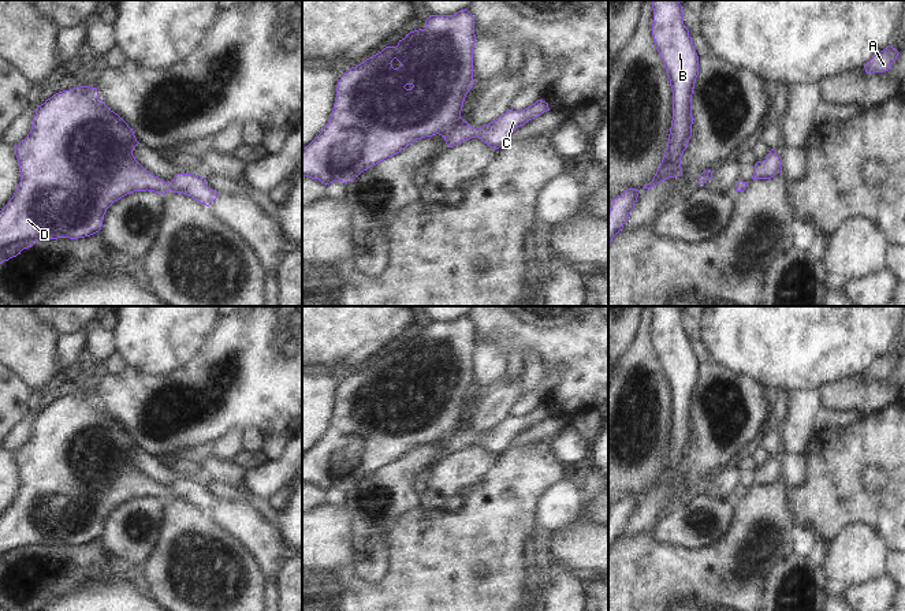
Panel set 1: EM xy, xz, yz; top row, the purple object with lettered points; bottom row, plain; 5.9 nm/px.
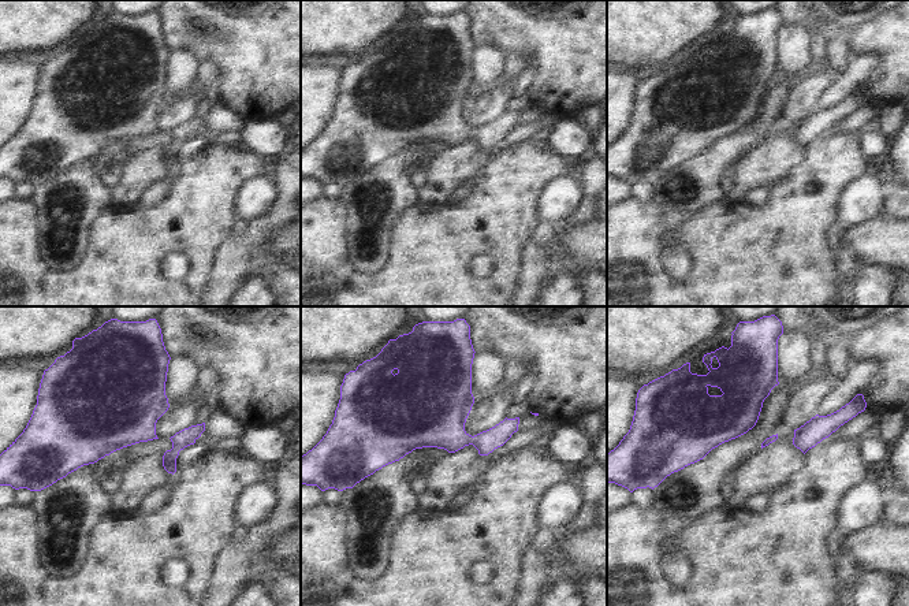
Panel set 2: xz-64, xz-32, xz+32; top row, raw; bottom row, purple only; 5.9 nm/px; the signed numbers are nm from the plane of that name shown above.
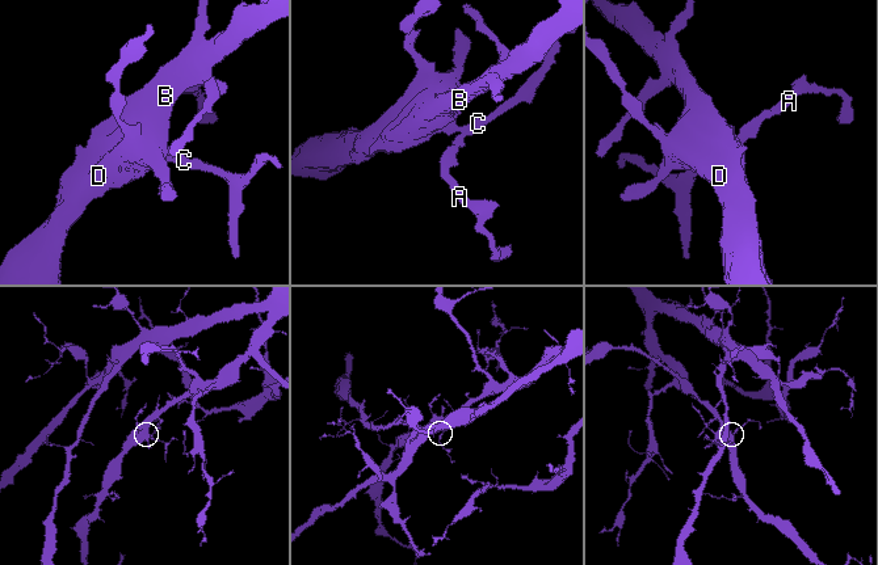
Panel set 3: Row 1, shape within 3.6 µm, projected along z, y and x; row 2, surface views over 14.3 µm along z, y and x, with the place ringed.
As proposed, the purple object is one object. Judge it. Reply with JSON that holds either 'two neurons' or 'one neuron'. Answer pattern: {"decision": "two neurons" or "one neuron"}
{"decision": "one neuron"}

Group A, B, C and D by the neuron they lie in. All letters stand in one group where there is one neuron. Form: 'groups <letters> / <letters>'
groups A B C D

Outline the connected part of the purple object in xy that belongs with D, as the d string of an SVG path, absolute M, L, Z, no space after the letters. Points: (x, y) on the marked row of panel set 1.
M78 85L74 89L63 90L56 94L53 94L51 98L48 98L44 104L37 105L36 115L33 118L31 130L27 134L25 139L22 139L15 149L15 154L19 164L21 171L21 182L16 187L16 191L14 193L12 198L8 201L8 204L0 211L0 264L4 261L8 261L12 257L16 257L21 254L23 249L31 247L36 241L38 239L57 239L57 238L70 238L70 239L78 239L90 236L101 230L104 215L107 209L122 197L134 193L134 191L154 191L167 194L170 190L174 193L183 193L200 204L204 204L206 206L211 205L212 201L215 201L219 195L215 190L208 187L206 179L204 179L200 175L193 174L178 174L170 183L161 180L159 176L152 175L149 171L146 171L133 156L134 148L139 142L137 141L133 128L129 127L129 124L113 111L111 111L104 101L100 98L98 92L96 87L90 86L81 86Z

